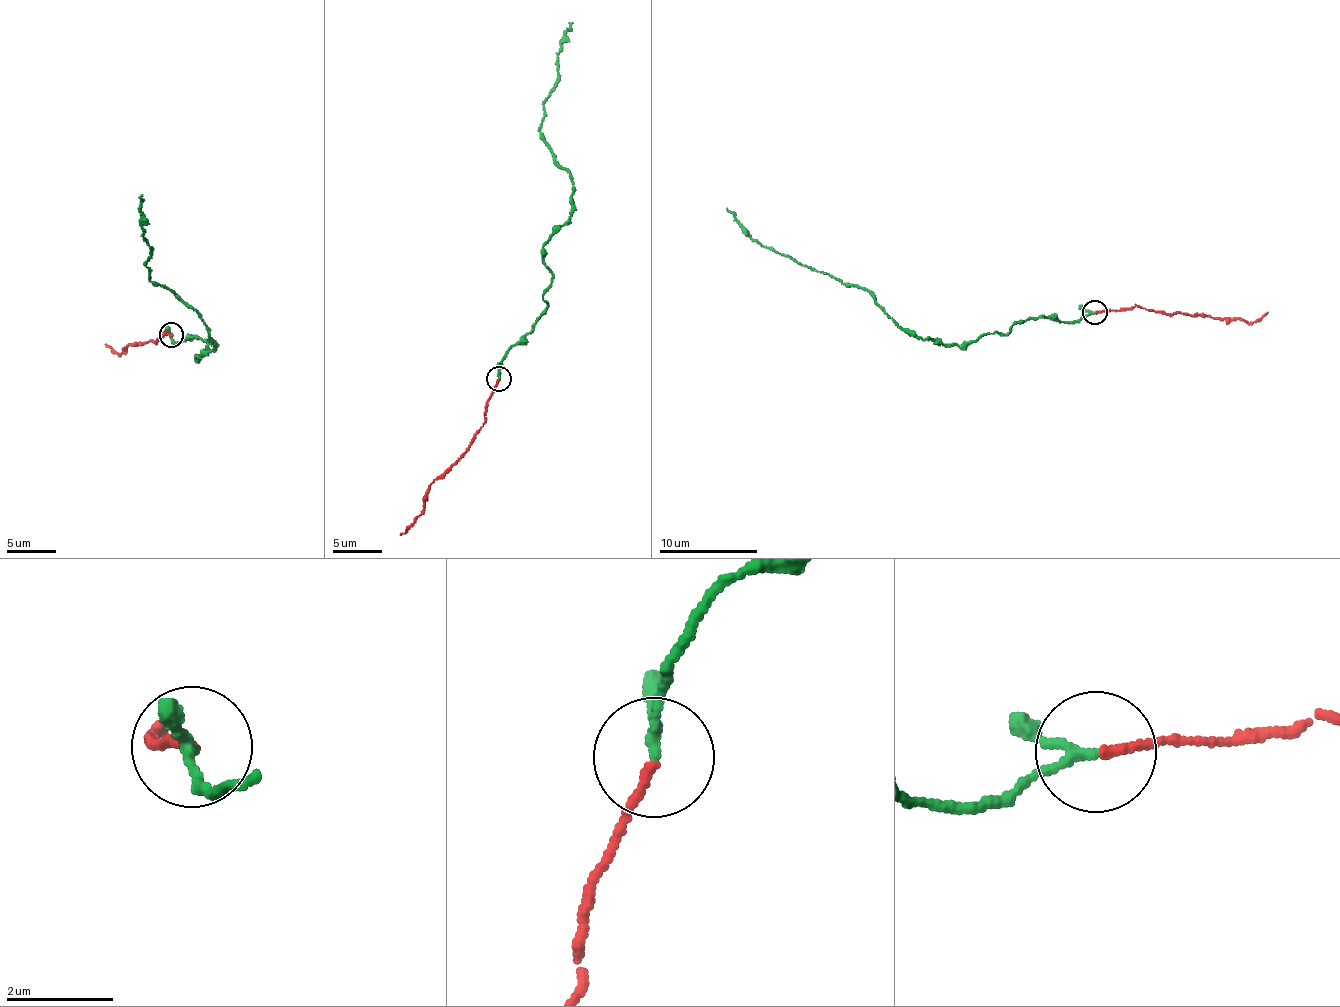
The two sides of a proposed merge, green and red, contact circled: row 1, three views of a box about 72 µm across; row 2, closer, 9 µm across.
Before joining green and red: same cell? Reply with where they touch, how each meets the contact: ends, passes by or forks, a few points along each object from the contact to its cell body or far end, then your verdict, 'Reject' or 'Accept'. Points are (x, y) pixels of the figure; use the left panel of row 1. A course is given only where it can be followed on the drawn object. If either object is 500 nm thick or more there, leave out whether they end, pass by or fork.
Place: (171, 335). At the ring green passes by. At the ring red ends. Course of green: (171, 334), (175, 342), (199, 335), (209, 351), (195, 356), (214, 351), (202, 318), (149, 279), (142, 195). Course of red: (171, 334), (164, 334), (157, 341), (128, 344), (123, 352), (115, 353), (105, 345). Accept

